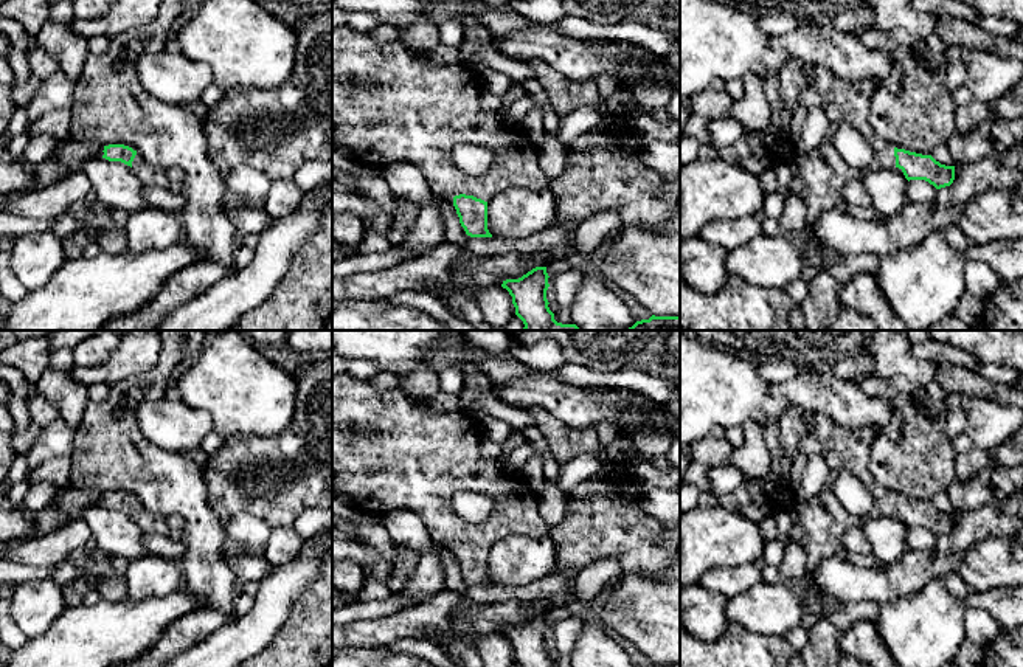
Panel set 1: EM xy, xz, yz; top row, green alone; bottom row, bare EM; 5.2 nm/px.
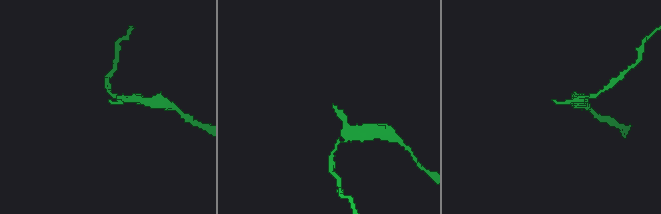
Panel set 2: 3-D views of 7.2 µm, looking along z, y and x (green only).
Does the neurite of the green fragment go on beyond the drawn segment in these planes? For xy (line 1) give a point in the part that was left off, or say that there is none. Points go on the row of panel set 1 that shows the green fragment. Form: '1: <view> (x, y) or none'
1: xy (151, 176)

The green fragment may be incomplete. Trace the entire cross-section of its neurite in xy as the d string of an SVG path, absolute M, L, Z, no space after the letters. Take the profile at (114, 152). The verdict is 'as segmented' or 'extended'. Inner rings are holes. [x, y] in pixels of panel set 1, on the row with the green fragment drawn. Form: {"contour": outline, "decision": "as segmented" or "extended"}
{"contour": "M109 144L96 158L121 161L135 169L146 186L169 188L168 169L149 164L137 150L124 144Z", "decision": "extended"}

